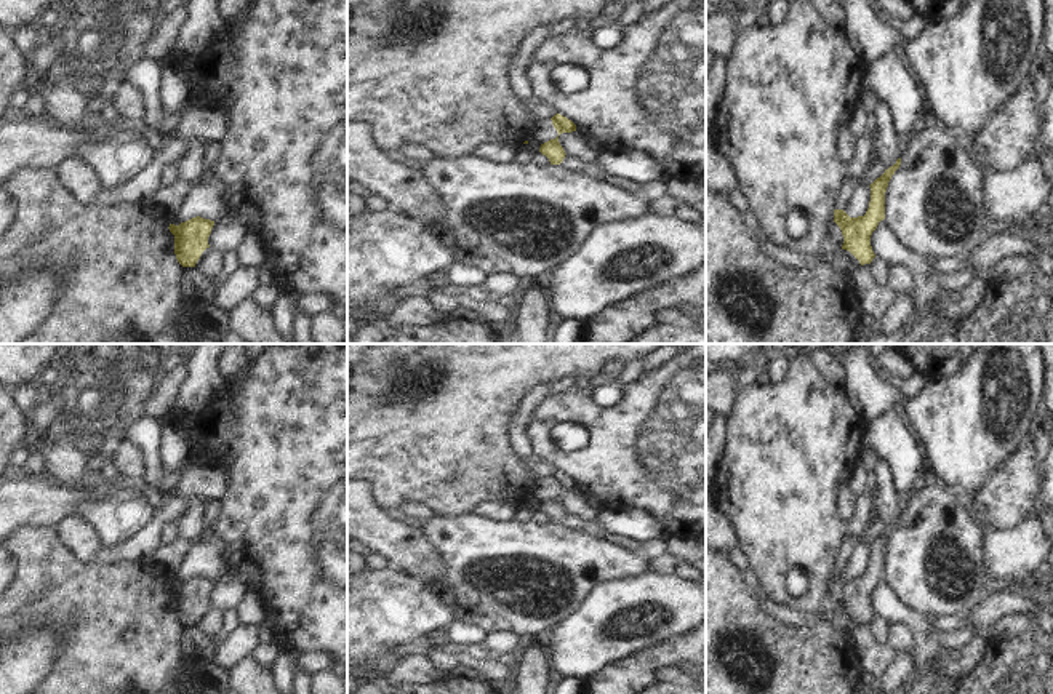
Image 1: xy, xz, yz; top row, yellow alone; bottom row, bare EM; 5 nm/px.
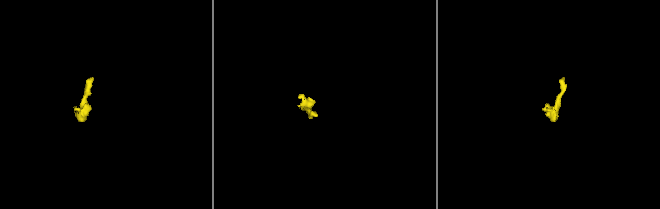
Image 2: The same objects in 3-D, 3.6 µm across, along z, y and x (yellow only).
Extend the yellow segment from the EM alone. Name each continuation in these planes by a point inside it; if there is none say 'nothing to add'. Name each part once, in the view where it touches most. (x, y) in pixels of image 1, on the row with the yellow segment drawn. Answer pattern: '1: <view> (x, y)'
nothing to add

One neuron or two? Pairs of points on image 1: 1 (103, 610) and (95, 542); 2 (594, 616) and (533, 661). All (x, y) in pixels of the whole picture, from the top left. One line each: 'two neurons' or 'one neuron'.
1: two neurons
2: two neurons

